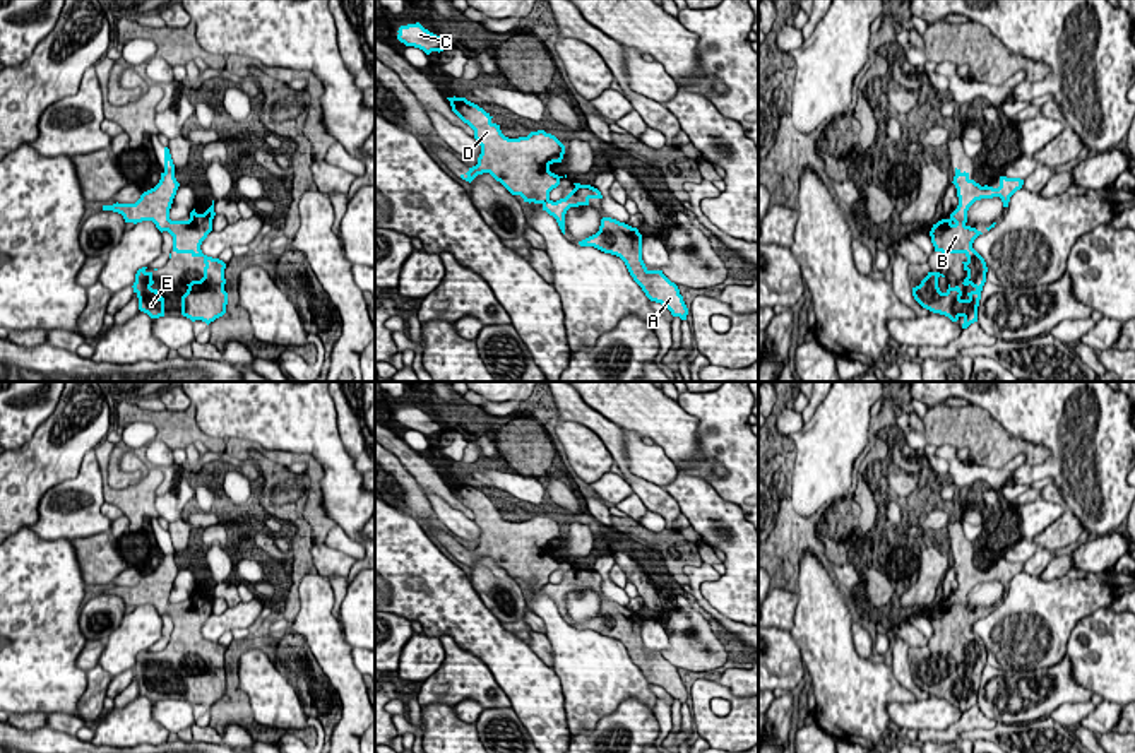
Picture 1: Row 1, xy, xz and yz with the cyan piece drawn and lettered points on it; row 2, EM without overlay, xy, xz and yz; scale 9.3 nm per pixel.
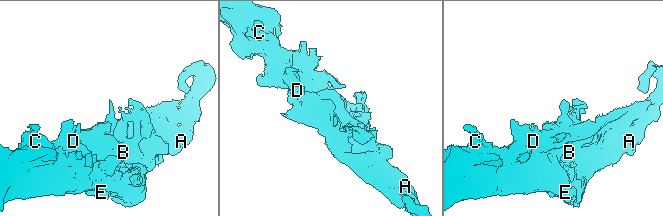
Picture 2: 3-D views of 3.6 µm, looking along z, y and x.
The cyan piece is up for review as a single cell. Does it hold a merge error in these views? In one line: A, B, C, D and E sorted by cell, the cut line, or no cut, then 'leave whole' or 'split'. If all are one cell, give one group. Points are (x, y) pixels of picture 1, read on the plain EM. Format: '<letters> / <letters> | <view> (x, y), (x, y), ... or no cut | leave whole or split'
A B C D E | no cut | leave whole

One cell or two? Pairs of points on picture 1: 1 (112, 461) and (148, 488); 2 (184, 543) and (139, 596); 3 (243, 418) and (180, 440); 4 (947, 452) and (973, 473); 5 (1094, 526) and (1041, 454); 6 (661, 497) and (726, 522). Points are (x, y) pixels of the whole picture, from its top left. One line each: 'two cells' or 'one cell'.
1: one cell
2: one cell
3: two cells
4: one cell
5: two cells
6: two cells

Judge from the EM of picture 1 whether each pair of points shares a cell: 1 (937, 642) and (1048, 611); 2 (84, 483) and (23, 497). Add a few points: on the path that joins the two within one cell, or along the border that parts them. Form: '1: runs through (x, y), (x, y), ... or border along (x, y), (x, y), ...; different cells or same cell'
1: border along (980, 616), (973, 632), (985, 646), (986, 663); different cells
2: border along (79, 469), (43, 495), (38, 519), (28, 527); different cells

